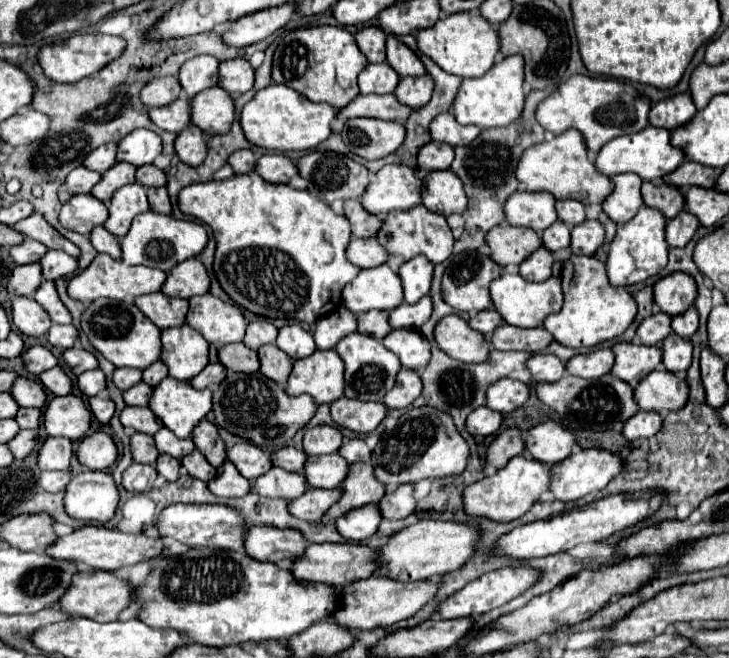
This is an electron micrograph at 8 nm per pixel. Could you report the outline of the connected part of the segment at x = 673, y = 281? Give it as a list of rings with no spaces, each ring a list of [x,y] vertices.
[[[672,273],[654,285],[654,303],[670,317],[684,313],[694,305],[696,283],[686,273]]]

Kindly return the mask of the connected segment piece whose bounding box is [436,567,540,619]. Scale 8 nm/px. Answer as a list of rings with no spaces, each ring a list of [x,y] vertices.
[[[504,567],[492,573],[486,573],[474,581],[470,581],[464,589],[456,591],[454,595],[450,595],[448,599],[440,601],[436,607],[436,613],[442,619],[454,619],[454,617],[478,617],[494,607],[502,607],[504,603],[508,603],[510,599],[518,597],[520,593],[524,593],[526,589],[530,589],[536,581],[538,581],[538,571],[530,569],[530,567]]]

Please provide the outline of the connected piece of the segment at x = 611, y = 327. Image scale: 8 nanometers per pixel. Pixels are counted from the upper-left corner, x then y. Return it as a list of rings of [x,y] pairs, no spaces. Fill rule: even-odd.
[[[570,255],[562,267],[564,305],[558,313],[544,319],[544,329],[552,333],[554,341],[564,347],[596,347],[608,339],[622,335],[636,317],[636,303],[624,287],[612,287],[606,277],[606,267],[594,257]]]

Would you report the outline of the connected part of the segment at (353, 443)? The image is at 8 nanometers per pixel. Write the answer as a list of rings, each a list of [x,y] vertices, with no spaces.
[[[348,439],[342,443],[342,447],[338,449],[338,453],[348,461],[368,461],[370,459],[370,449],[366,447],[366,443],[362,439]]]

